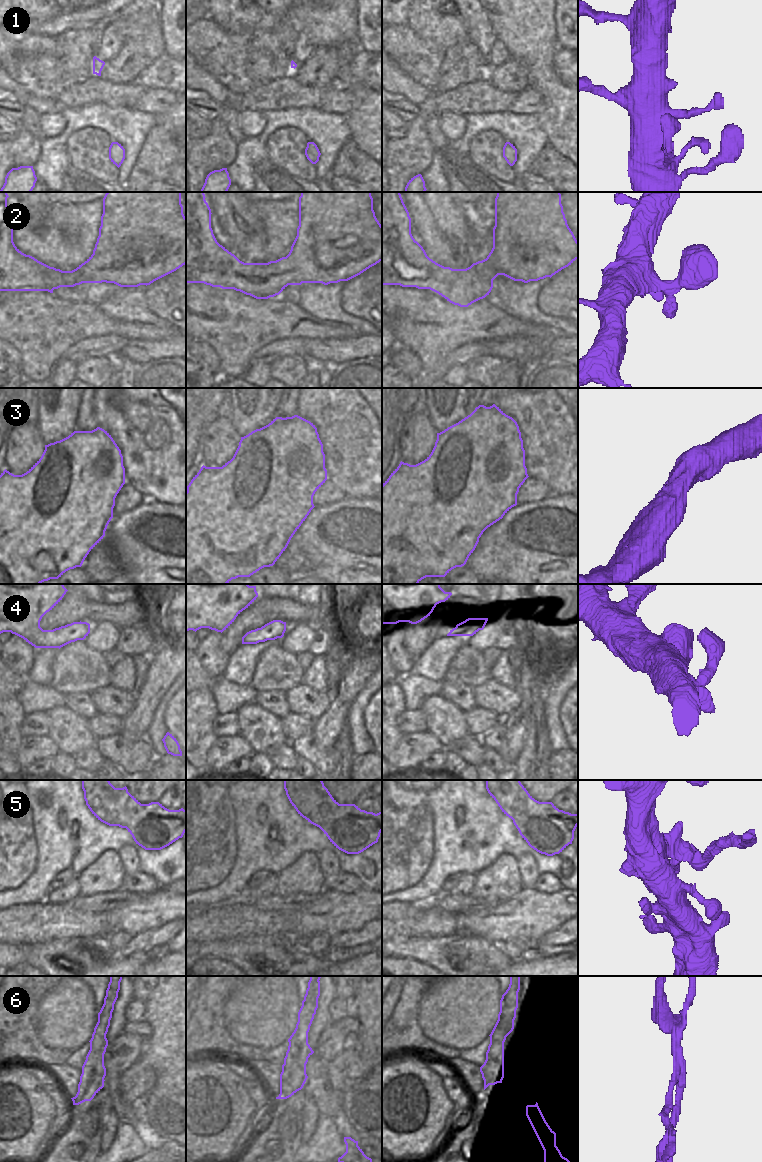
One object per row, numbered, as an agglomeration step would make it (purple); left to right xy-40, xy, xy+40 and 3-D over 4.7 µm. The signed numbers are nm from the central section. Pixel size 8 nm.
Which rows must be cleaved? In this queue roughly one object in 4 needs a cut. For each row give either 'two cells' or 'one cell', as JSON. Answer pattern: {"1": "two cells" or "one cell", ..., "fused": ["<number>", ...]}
{"1": "one cell", "2": "one cell", "3": "one cell", "4": "one cell", "5": "two cells", "6": "two cells", "fused": ["5", "6"]}

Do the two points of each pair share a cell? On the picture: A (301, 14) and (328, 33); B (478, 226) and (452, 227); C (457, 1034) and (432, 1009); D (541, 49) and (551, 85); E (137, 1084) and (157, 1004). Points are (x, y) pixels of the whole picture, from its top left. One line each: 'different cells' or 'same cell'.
A: same cell
B: different cells
C: same cell
D: same cell
E: different cells

